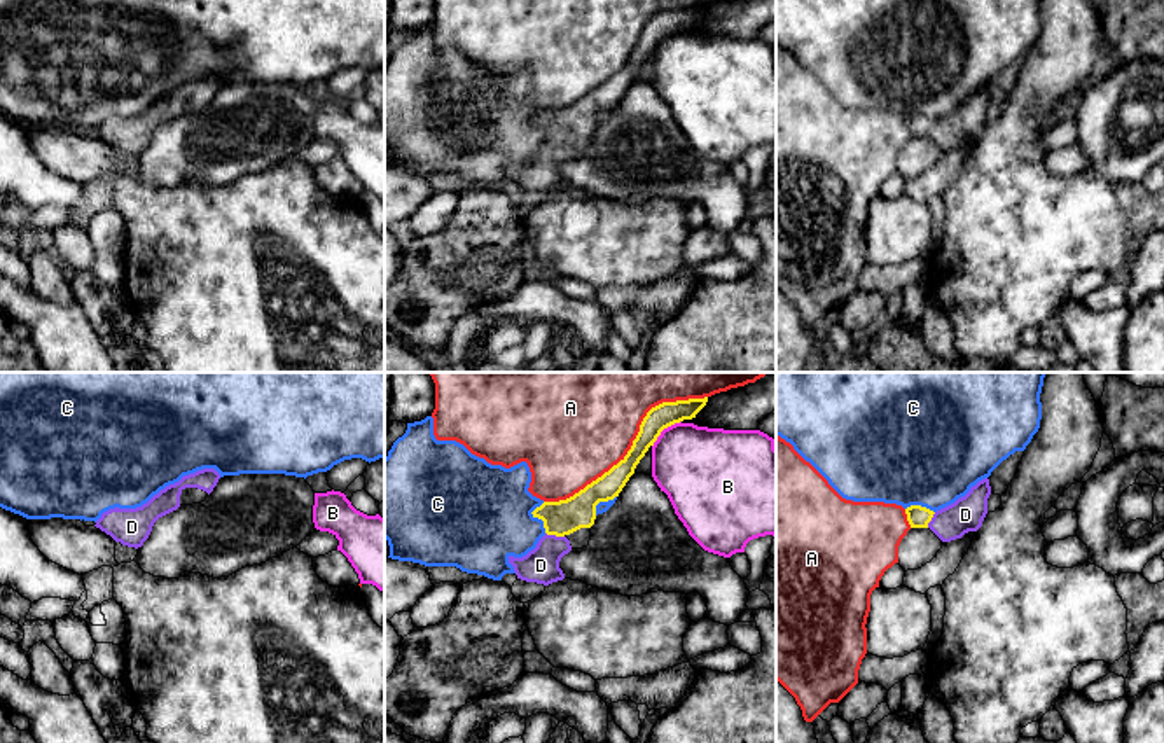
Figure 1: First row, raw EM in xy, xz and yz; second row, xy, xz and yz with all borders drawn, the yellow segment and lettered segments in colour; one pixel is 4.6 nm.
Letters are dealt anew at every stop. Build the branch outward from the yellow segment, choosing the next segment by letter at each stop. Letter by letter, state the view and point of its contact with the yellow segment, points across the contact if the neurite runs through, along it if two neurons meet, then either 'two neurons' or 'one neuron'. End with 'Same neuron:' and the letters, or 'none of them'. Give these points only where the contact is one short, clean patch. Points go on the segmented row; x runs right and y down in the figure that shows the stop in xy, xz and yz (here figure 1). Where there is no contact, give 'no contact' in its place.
A: xz (633, 444) | two neurons
B: xz (663, 429) | two neurons
C: xz (537, 516) | two neurons
D: xz (554, 534) | across xz (561, 518), (554, 534), (554, 544), (540, 565) | one neuron
Same neuron: D

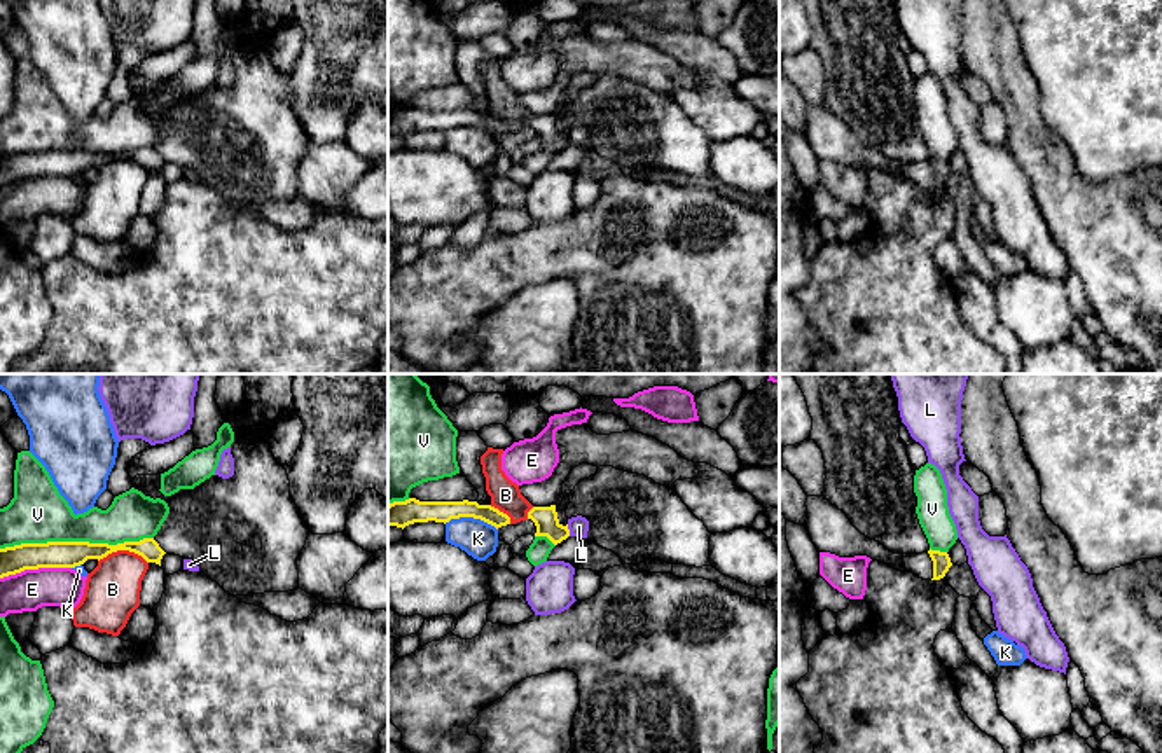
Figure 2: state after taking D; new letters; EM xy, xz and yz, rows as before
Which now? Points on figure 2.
B: xy (123, 549) | two neurons
E: xy (35, 568) | two neurons
K: xz (470, 516) | along xz (444, 523), (455, 518), (479, 518), (497, 530) | two neurons
L: xz (568, 530) | along xz (567, 525), (570, 535) | two neurons
V: xy (76, 542) | two neurons
Same neuron: none of them

